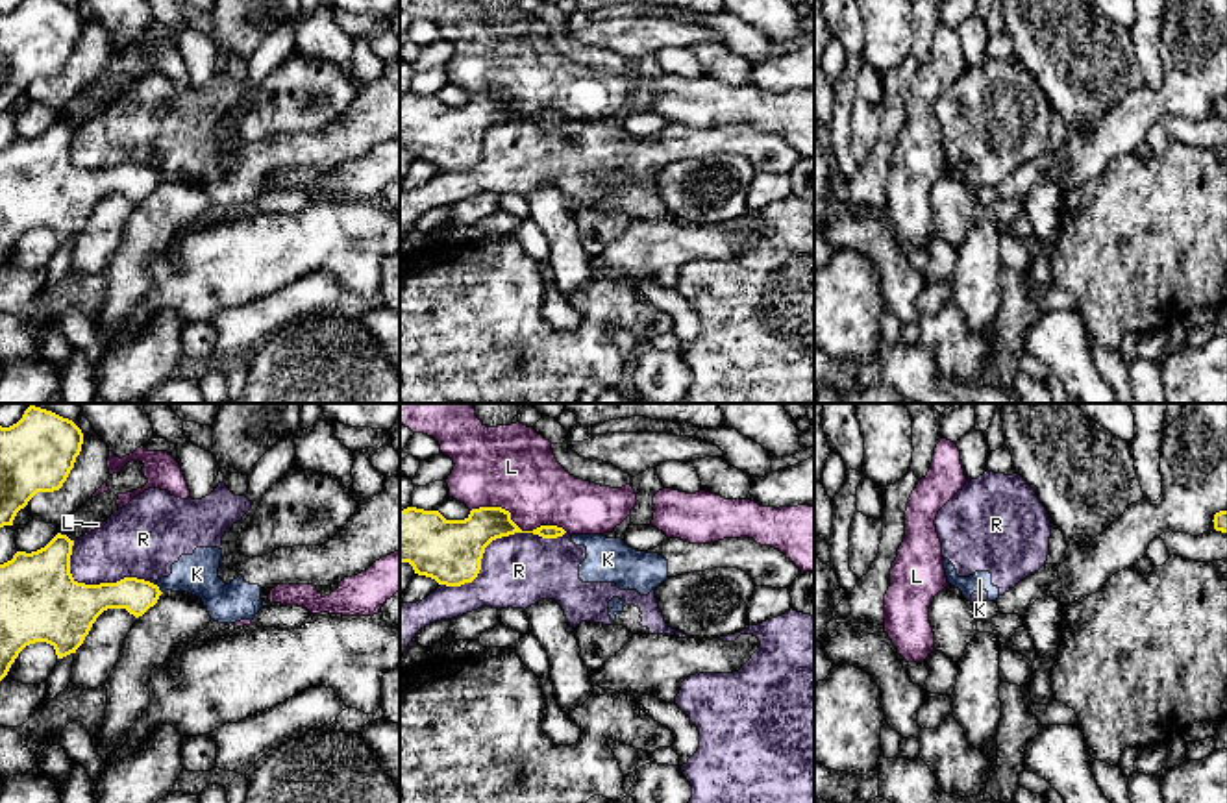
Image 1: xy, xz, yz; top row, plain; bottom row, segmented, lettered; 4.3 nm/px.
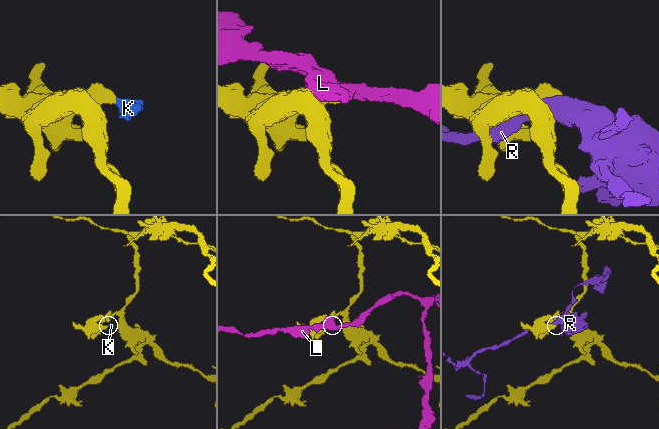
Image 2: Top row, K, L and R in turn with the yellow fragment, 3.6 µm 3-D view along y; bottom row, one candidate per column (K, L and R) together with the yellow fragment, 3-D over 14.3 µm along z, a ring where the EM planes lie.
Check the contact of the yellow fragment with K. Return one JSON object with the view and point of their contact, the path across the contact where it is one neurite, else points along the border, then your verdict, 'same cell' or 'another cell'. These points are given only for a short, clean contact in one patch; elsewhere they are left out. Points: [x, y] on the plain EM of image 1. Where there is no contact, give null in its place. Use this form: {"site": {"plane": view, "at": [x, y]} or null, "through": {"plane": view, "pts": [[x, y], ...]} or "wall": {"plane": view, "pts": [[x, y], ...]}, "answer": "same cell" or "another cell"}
{"site": {"plane": "xy", "at": [158, 174]}, "wall": {"plane": "xy", "pts": [[156, 171], [161, 178]]}, "answer": "another cell"}

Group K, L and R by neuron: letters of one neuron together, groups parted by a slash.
K R / L

